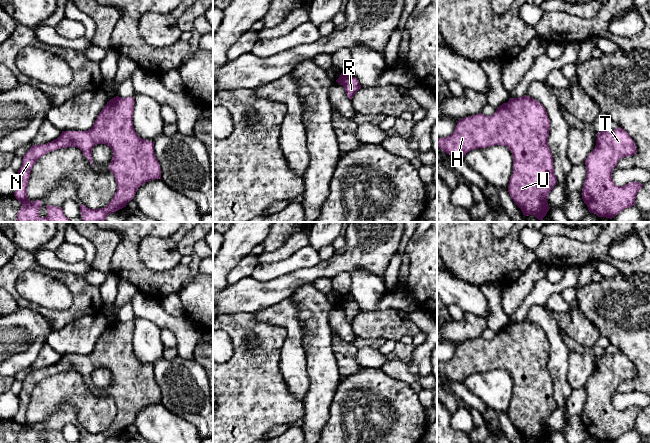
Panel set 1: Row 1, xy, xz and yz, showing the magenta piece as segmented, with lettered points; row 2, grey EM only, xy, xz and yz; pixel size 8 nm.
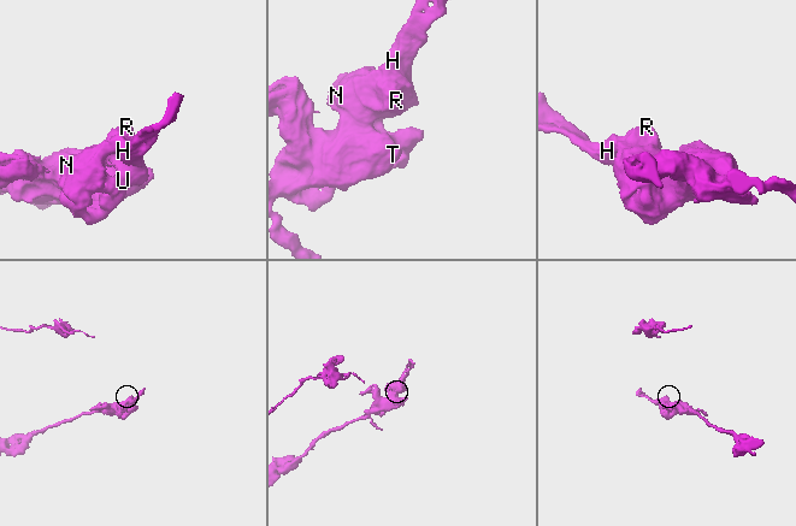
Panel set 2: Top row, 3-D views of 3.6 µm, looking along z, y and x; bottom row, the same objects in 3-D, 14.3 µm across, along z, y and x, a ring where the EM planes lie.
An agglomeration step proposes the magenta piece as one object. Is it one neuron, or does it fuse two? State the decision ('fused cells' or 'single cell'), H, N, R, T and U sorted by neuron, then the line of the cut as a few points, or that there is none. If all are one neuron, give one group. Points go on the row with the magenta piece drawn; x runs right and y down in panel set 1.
single cell | H N R T U | no cut

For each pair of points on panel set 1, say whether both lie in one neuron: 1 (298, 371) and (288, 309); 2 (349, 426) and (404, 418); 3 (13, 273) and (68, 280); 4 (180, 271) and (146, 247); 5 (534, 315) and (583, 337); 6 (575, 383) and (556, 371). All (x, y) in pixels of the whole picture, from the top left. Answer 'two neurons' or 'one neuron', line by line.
1: one neuron
2: one neuron
3: one neuron
4: two neurons
5: two neurons
6: two neurons

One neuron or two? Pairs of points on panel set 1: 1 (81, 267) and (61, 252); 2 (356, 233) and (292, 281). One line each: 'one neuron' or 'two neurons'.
1: two neurons
2: one neuron

